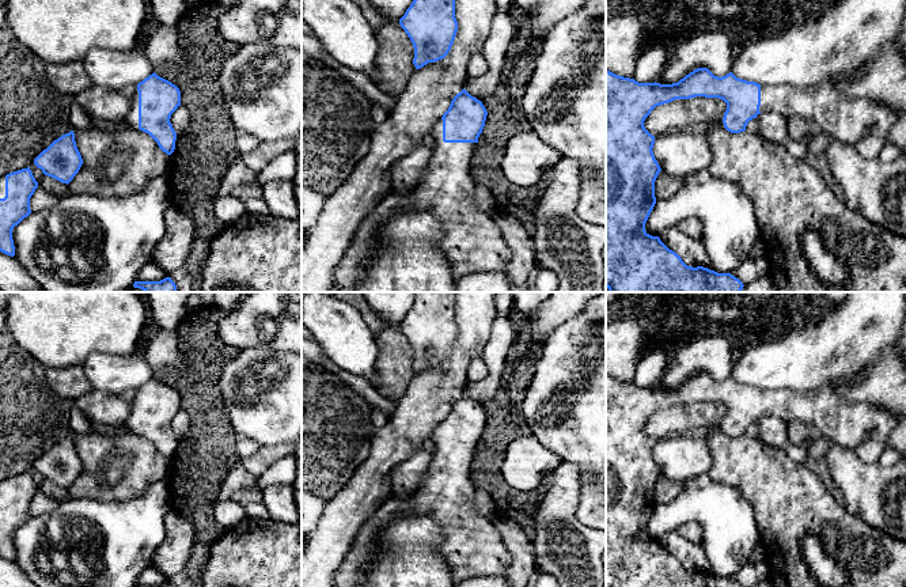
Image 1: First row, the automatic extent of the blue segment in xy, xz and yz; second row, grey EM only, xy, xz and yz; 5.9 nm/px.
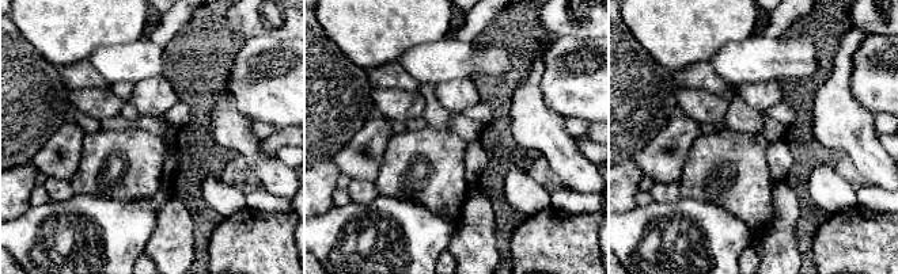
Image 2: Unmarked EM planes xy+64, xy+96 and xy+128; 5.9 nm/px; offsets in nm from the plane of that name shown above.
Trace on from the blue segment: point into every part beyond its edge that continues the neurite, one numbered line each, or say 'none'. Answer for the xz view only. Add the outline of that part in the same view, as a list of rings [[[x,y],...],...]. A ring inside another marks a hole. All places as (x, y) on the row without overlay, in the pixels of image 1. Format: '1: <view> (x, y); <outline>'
1: xz (473, 548); [[[441,423],[437,424],[431,436],[435,443],[435,452],[424,473],[420,488],[406,500],[390,499],[384,501],[369,516],[360,529],[352,550],[338,568],[333,587],[360,587],[364,579],[364,565],[372,557],[376,537],[391,522],[410,516],[432,518],[441,527],[444,539],[440,549],[450,565],[455,583],[471,577],[505,579],[511,554],[493,524],[493,519],[479,515],[473,504],[474,484],[471,481],[471,473],[478,447],[444,447]]]

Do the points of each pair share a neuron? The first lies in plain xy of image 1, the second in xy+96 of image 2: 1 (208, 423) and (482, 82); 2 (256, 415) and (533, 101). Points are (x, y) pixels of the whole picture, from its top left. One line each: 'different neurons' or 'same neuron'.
1: same neuron
2: different neurons

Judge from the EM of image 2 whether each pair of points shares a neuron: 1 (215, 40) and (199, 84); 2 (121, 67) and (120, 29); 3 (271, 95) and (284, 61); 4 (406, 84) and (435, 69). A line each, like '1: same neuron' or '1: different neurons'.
1: same neuron
2: different neurons
3: same neuron
4: different neurons

